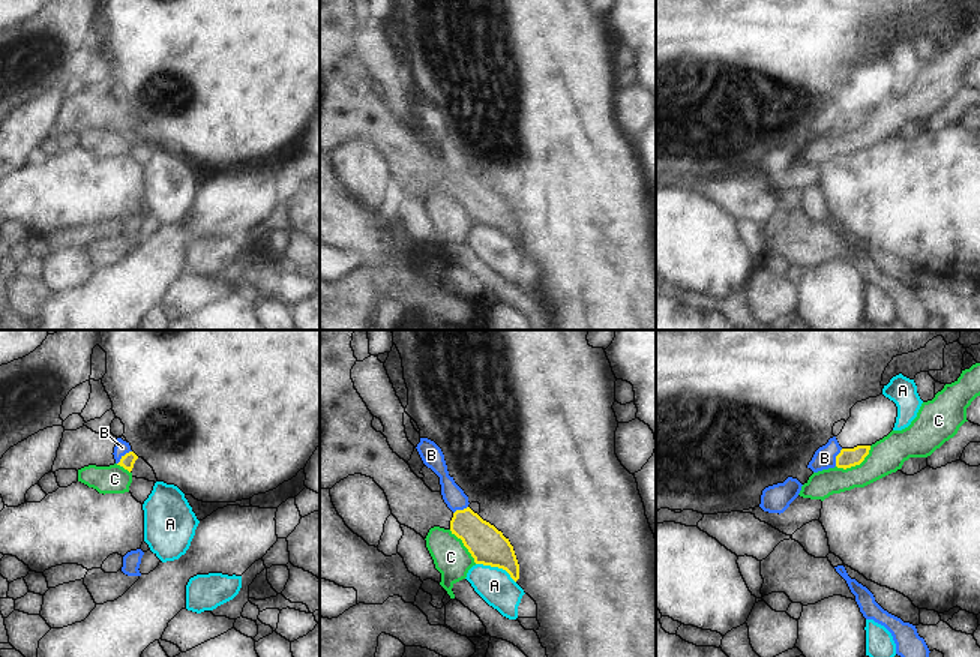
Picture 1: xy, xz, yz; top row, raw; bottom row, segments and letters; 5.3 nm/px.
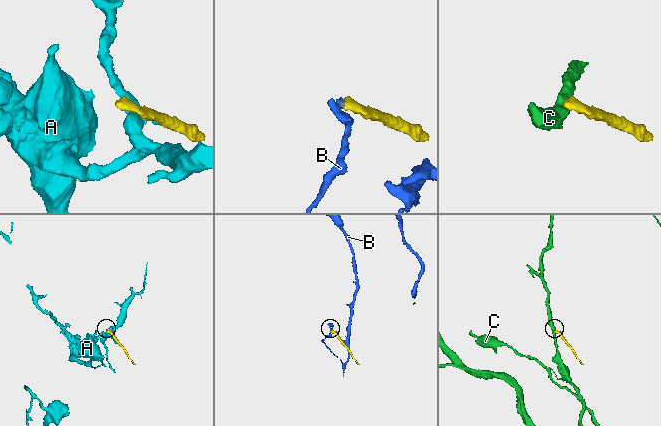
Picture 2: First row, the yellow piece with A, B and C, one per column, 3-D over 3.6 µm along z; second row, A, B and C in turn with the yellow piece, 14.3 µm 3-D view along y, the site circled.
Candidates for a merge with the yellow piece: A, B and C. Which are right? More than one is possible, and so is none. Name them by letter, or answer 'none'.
none

